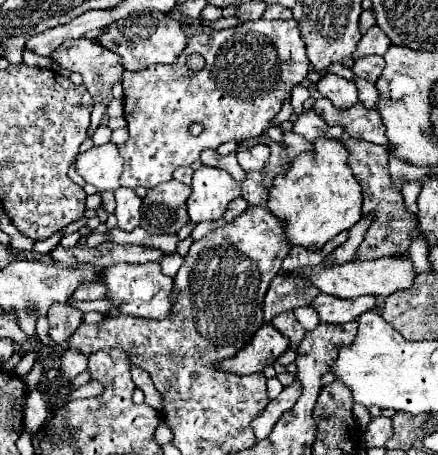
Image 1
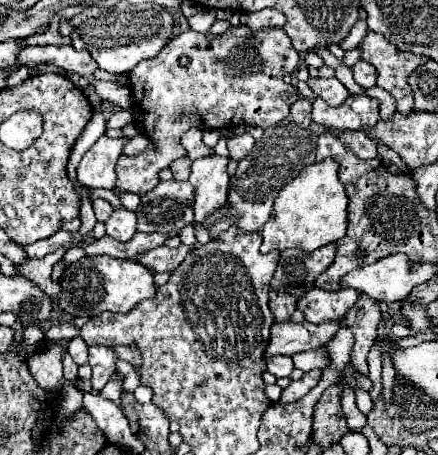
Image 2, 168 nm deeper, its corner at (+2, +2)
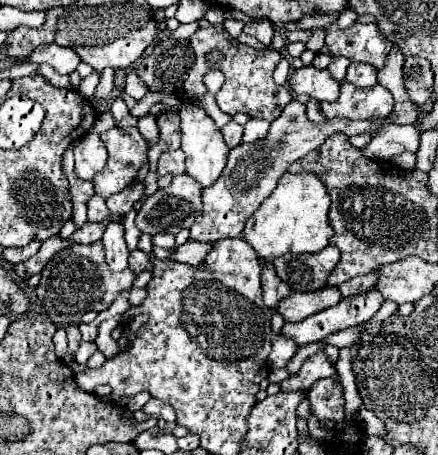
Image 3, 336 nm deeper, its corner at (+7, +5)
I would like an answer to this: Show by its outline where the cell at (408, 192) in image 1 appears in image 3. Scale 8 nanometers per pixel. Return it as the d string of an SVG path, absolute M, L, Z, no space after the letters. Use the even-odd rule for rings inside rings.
M349 82L341 84L341 96L335 102L321 102L319 108L327 120L335 116L343 116L350 120L361 118L387 117L393 112L395 100L385 86L371 86L371 88L355 88Z

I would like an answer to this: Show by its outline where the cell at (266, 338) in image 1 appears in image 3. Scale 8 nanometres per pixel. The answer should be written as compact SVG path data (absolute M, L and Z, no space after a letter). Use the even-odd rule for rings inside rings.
M377 290L363 294L363 296L353 296L353 298L343 298L337 306L331 306L327 310L321 310L303 322L295 324L285 324L281 328L281 334L285 338L291 338L297 346L305 346L311 342L319 342L321 338L353 328L357 324L367 322L383 304L381 294Z

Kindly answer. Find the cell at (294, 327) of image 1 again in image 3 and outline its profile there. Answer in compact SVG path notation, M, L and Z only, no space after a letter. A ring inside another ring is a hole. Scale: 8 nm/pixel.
M263 258L261 262L265 264L265 270L263 270L263 274L261 274L263 304L265 304L267 308L277 308L277 304L279 304L285 296L289 296L289 294L291 294L291 288L289 288L283 280L279 280L279 278L277 278L277 274L275 274L273 266L271 266L271 264L267 264L267 260L265 260L265 258Z

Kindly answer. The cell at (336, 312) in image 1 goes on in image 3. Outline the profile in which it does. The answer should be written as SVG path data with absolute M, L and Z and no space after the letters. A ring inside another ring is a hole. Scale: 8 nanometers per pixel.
M325 286L317 292L295 292L283 298L277 310L283 314L285 322L301 322L303 318L315 312L335 306L339 300L341 300L341 292L333 286Z

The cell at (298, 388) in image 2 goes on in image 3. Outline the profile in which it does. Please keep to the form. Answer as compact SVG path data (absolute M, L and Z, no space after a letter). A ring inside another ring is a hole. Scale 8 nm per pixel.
M325 352L315 354L313 358L307 358L301 370L287 380L281 382L283 392L293 392L293 390L309 390L317 380L321 378L331 378L335 374L333 364L327 360Z

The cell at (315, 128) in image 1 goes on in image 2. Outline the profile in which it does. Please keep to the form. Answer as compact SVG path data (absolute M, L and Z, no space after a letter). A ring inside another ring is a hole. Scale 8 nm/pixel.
M332 131L340 137L340 141L352 149L358 157L362 159L376 159L378 157L378 145L368 139L364 133L358 133L358 131Z

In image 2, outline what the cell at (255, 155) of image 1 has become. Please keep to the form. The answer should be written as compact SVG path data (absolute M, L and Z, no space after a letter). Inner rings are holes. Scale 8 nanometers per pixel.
M248 133L232 135L232 137L228 139L228 151L230 151L230 157L236 159L236 161L244 159L244 157L252 151L252 147L254 147L254 139L252 139L252 135L248 135Z

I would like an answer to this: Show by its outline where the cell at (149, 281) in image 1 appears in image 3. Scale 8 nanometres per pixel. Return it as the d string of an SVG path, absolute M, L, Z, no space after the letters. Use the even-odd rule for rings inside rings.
M101 242L95 244L73 244L61 252L57 252L45 266L43 278L37 288L37 298L43 304L45 314L57 324L57 326L69 326L79 324L81 316L89 310L101 312L107 310L117 294L123 290L129 290L135 282L137 274L131 268L125 268L123 272L113 272L109 264L105 262L105 250Z

